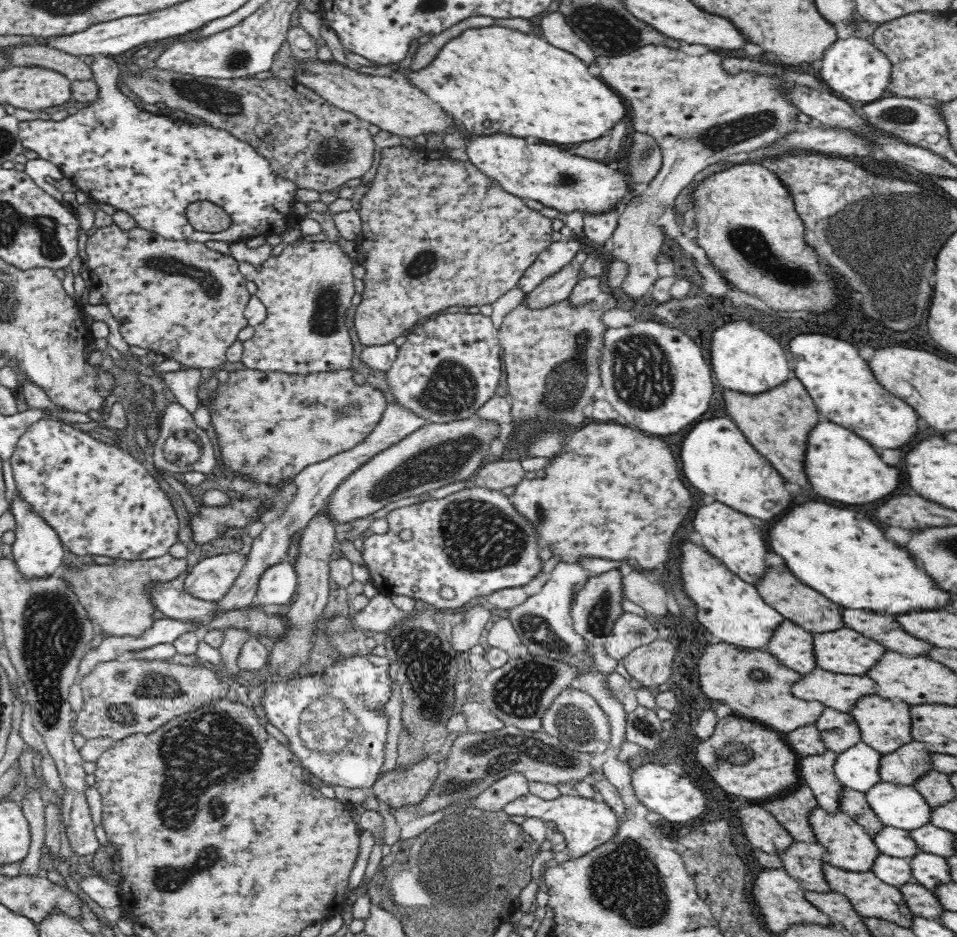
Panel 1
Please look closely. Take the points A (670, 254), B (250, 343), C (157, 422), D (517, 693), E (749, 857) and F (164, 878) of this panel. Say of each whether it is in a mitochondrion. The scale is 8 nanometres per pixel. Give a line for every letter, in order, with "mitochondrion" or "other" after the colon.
A: other
B: other
C: other
D: mitochondrion
E: other
F: mitochondrion

